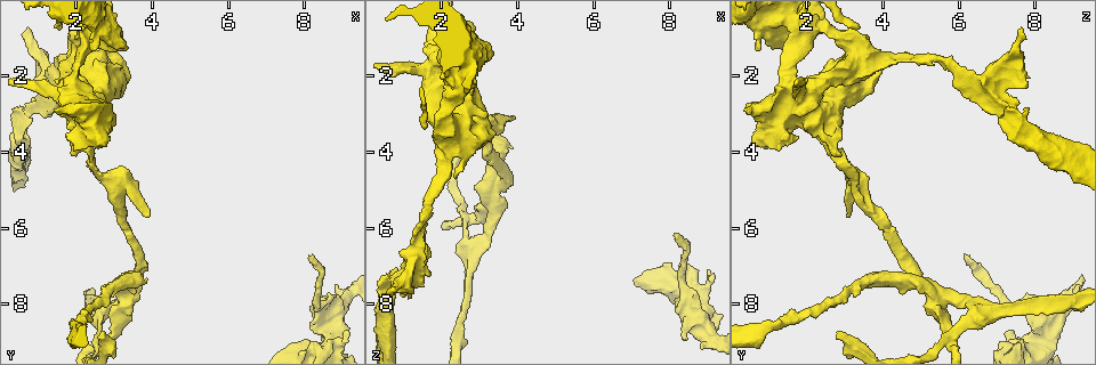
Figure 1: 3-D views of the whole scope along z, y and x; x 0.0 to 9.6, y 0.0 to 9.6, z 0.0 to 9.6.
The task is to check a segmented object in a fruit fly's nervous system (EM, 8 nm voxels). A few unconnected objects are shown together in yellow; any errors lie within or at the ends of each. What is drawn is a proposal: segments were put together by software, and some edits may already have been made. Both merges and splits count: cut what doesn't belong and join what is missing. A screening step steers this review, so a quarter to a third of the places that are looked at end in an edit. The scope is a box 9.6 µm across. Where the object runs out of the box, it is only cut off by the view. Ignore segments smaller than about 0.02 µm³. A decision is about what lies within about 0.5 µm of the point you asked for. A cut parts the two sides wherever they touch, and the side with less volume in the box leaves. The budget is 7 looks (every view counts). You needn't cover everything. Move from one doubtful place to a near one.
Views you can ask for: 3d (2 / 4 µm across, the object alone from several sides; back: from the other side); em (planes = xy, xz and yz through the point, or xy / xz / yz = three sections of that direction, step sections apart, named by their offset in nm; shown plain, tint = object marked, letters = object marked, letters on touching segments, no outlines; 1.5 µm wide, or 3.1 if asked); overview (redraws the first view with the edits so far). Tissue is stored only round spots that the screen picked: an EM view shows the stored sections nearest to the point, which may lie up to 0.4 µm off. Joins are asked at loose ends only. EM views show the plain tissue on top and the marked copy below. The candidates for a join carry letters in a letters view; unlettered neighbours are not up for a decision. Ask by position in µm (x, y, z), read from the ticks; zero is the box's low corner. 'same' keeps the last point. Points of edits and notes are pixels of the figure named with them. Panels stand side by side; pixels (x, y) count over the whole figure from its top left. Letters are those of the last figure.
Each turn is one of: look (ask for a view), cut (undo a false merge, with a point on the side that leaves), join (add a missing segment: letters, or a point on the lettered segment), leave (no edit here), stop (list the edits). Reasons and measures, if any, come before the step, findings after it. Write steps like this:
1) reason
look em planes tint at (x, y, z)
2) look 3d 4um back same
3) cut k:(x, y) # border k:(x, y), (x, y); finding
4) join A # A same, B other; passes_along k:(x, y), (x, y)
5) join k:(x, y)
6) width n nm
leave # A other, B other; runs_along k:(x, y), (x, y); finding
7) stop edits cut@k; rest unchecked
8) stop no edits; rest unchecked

end of a long branch
look 3d 2um back at (8.25, 6.80, 6.05)

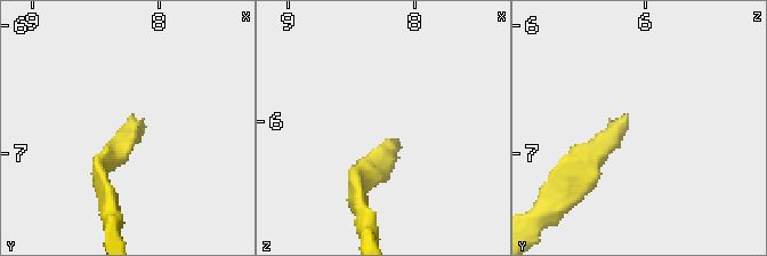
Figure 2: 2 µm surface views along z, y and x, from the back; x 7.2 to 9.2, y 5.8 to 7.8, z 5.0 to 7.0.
look em planes letters at (8.20, 6.76, 6.12)

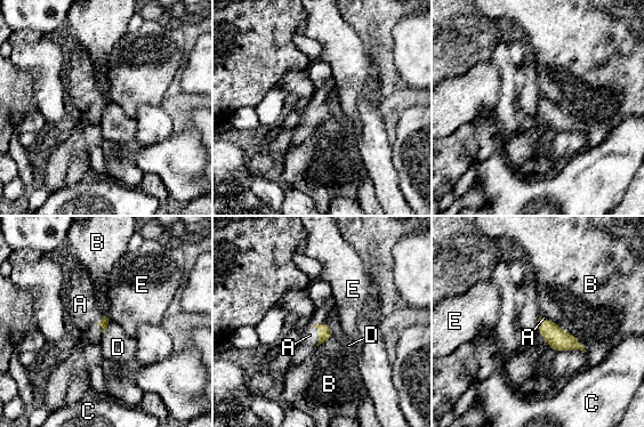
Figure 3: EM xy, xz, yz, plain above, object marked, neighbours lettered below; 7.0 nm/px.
join A # A same, B other, C other, D other, E other; passes_along 3:(324, 333), (319, 333), (310, 335); the neuron continues

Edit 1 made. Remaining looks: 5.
side arm on a straight run
look 3d 4um at (3.45, 7.35, 4.75)

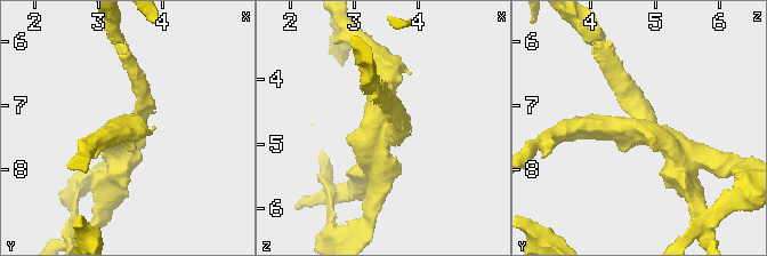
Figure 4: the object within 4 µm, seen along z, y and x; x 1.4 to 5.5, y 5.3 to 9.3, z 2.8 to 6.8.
arms 3; arm_widths 280, 360, 360 nm; now the EM
look em xz step 4 tint at (3.35, 7.40, 4.75)

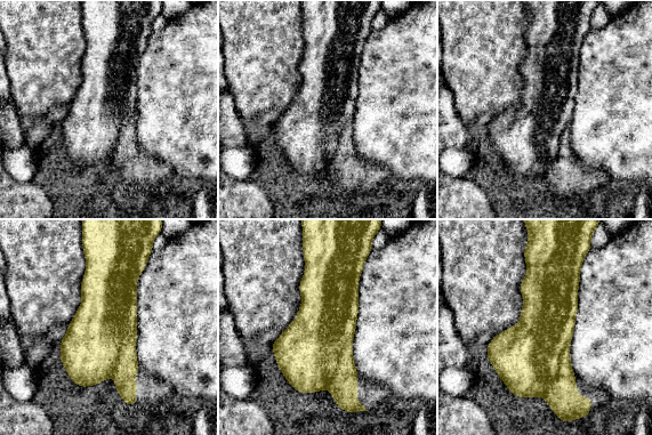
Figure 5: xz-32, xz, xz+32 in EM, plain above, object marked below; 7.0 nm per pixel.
look em planes letters same

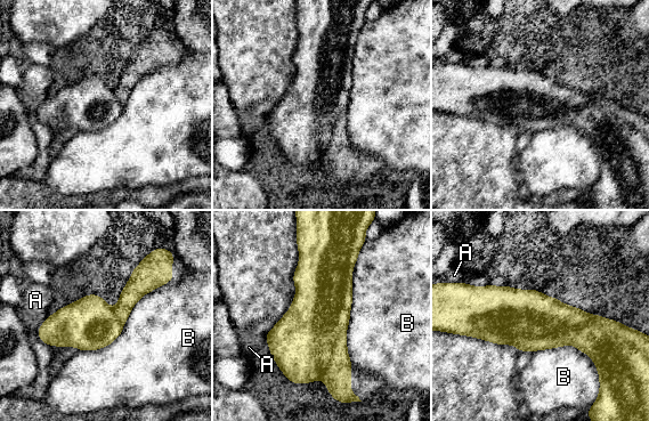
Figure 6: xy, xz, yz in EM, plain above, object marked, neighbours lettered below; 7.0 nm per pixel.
cut 6:(301, 342) # A other, B other; border 6:(345, 330), (321, 378); a second neuron is stuck on

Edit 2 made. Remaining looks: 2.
thick turns thin
look em xy step 8 tint at (1.20, 2.35, 1.85)

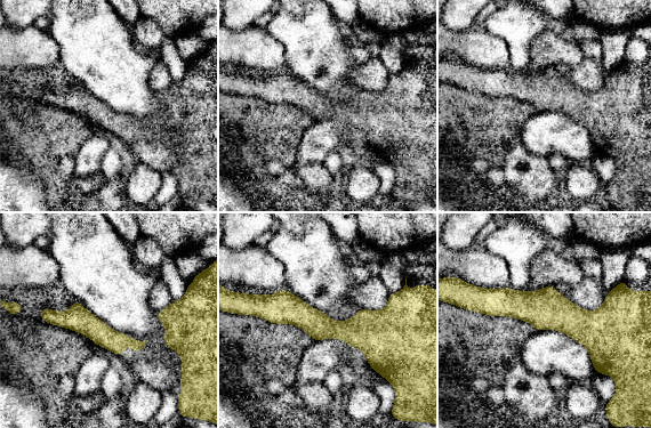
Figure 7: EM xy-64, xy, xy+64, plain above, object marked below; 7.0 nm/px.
cut it another way
look em xz step 8 letters same

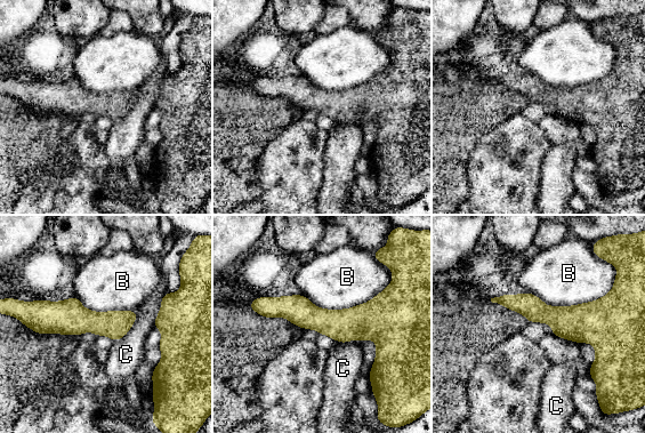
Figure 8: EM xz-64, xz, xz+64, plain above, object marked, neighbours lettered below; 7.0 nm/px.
leave # B other, C other; runs_along 8:(263, 309), (397, 321); all the same neuron

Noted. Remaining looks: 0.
stop edits join@3, cut@6; rest unchecked

